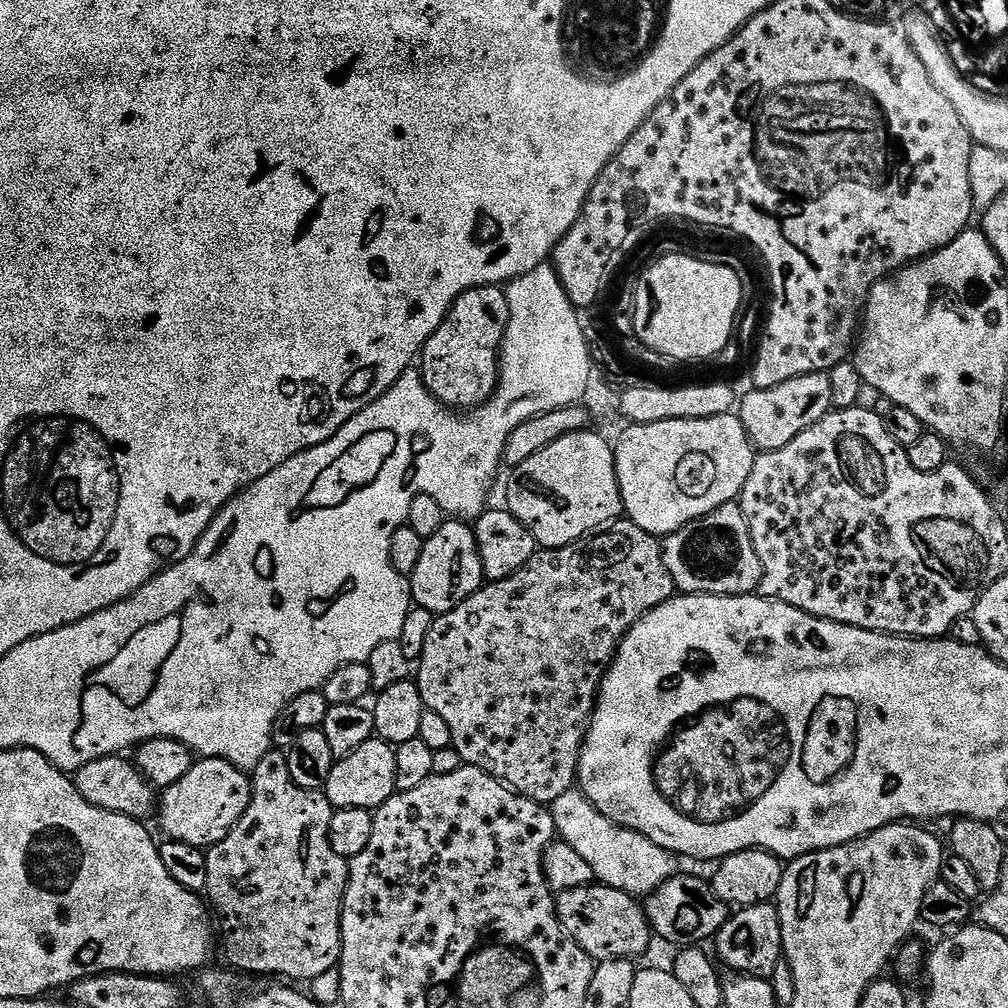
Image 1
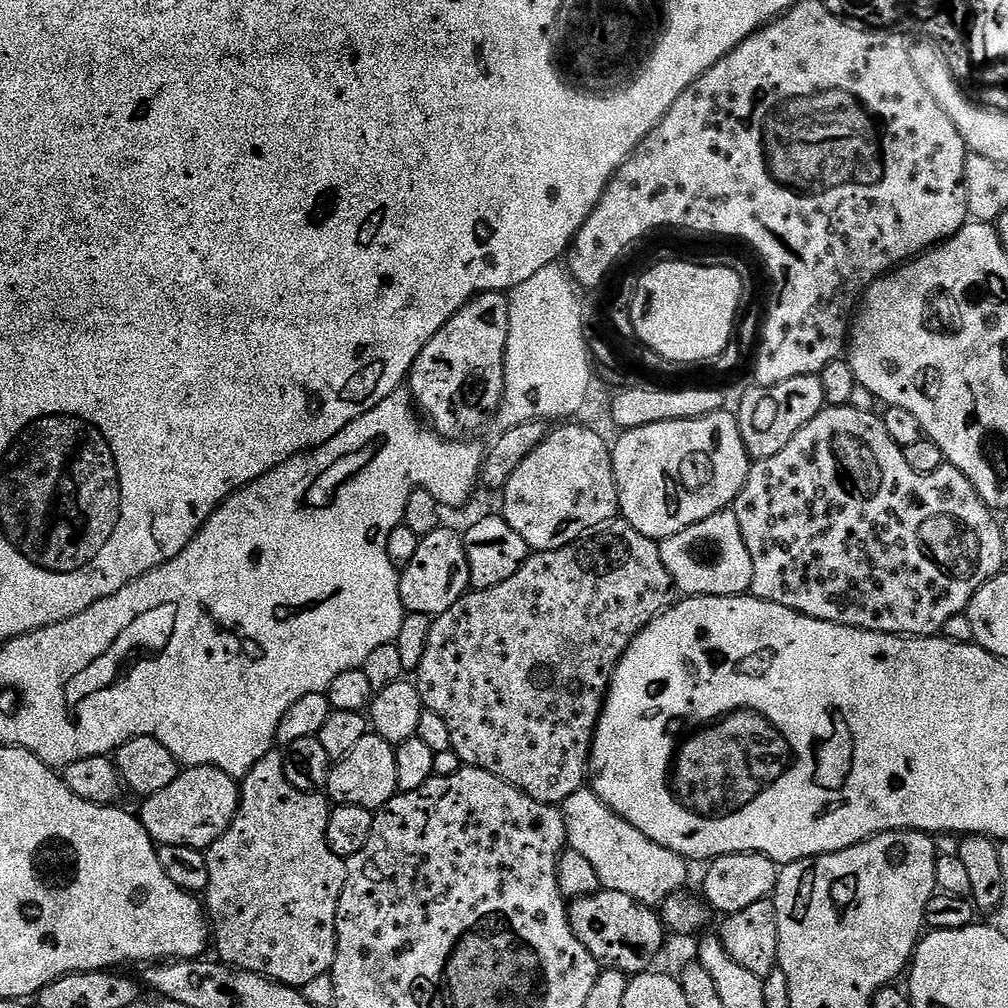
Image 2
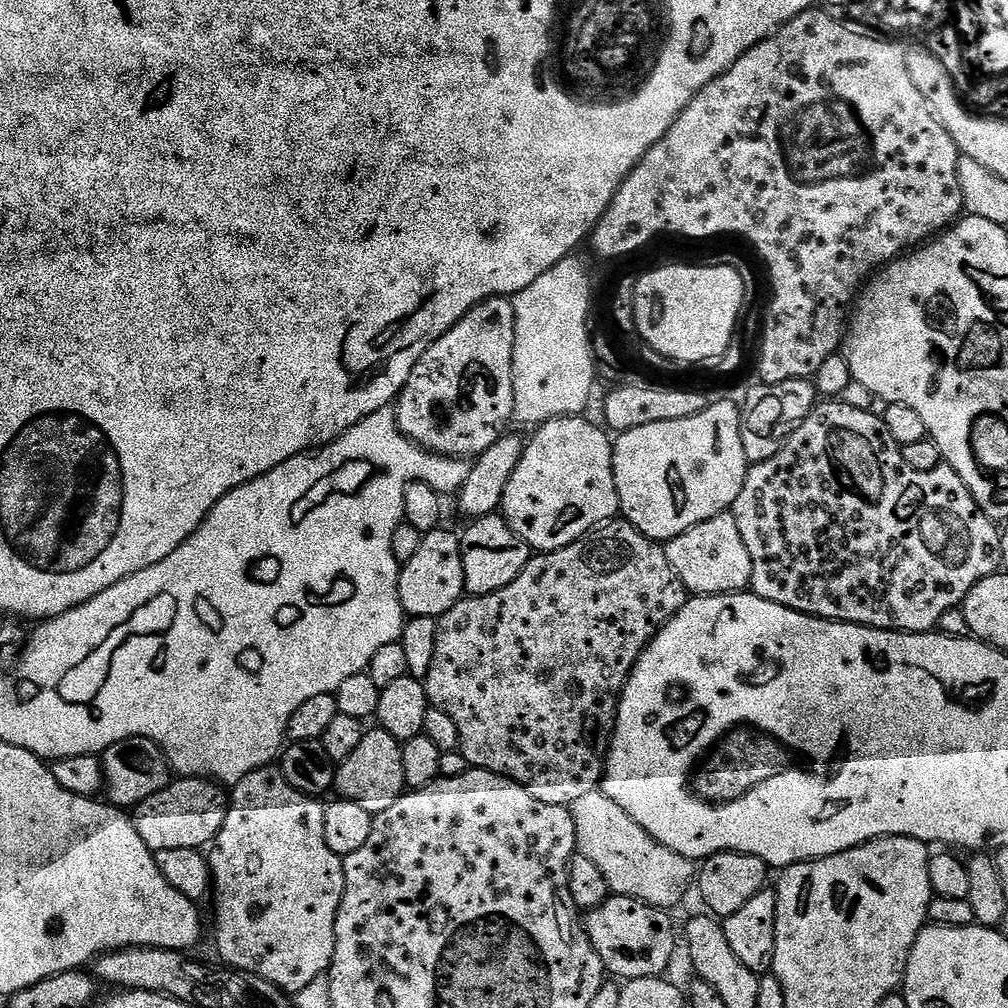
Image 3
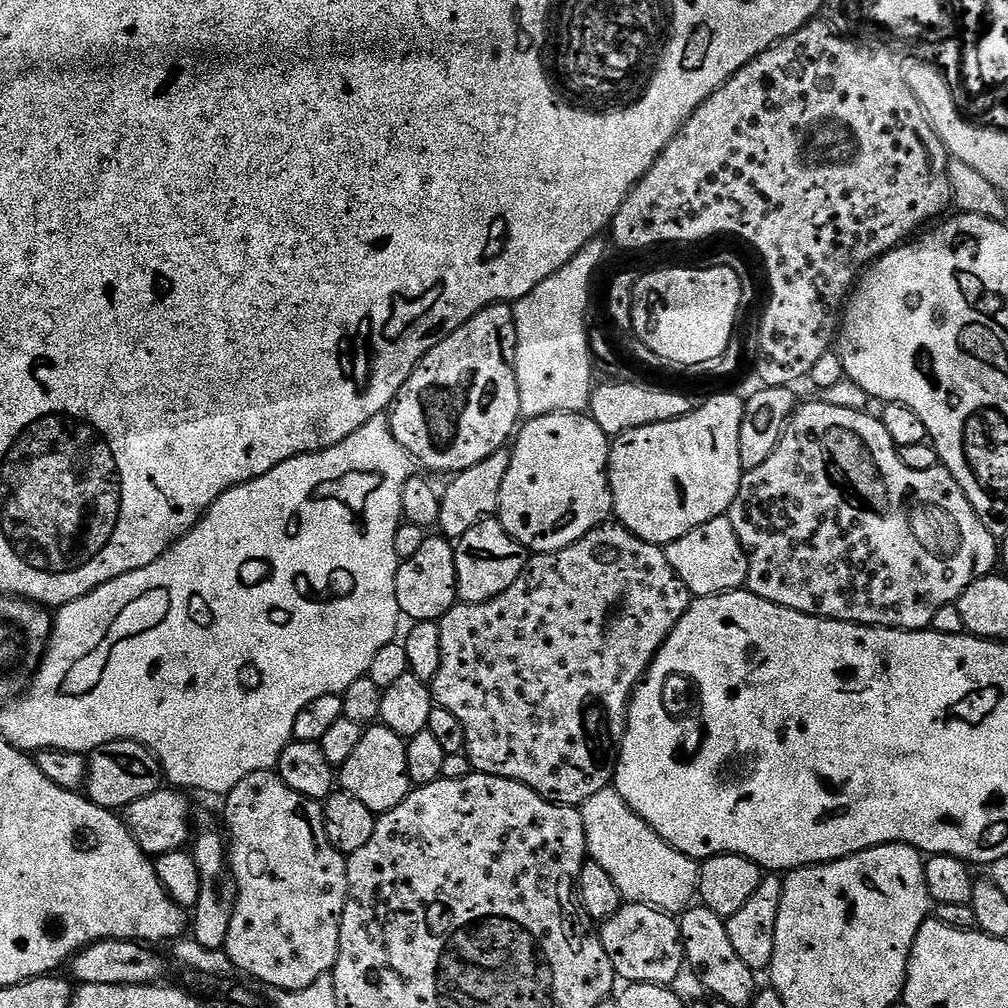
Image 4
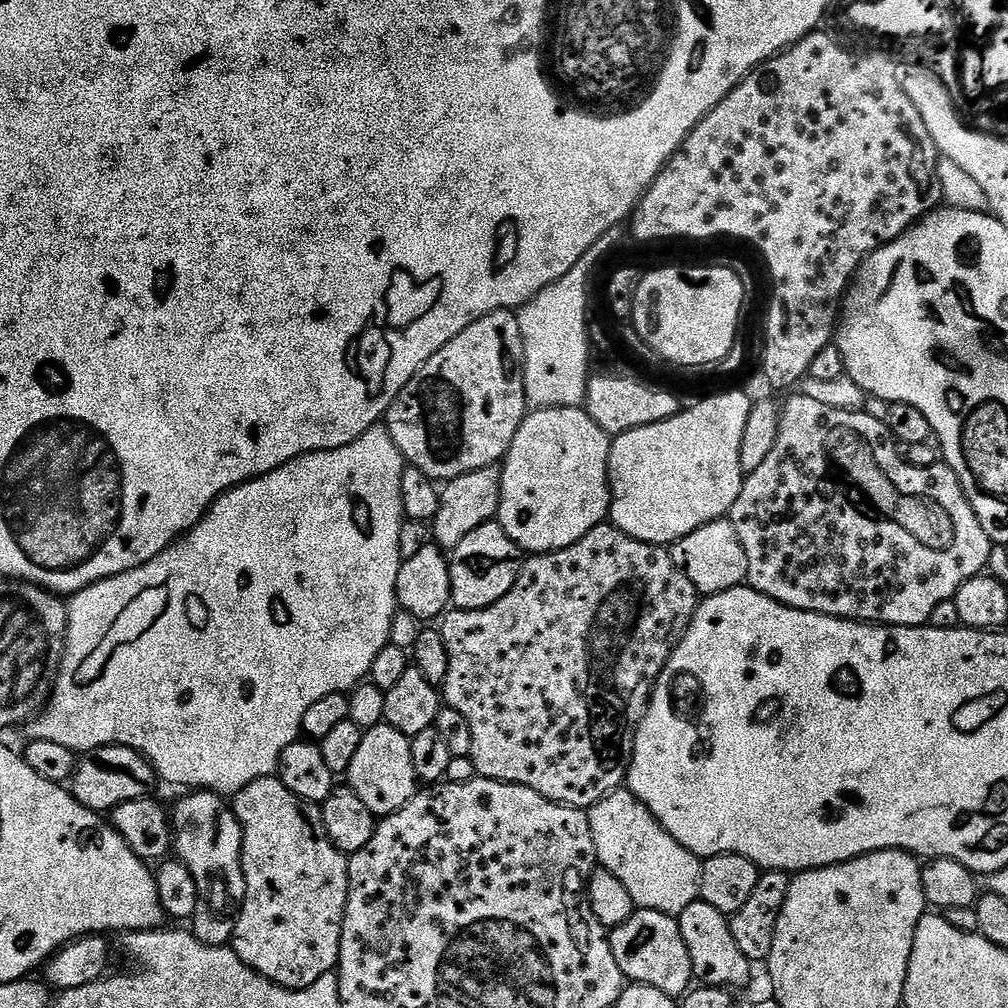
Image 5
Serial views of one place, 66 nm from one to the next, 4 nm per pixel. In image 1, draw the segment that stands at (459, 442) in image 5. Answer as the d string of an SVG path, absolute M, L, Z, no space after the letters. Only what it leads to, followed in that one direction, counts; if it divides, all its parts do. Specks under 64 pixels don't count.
M487 284L463 292L422 353L422 375L430 394L453 410L471 410L487 404L500 378L500 347L509 322L510 302L503 287Z

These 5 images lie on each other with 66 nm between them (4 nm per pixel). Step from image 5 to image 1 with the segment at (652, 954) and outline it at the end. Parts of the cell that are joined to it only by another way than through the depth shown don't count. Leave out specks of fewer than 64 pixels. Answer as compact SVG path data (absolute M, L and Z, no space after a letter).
M593 882L566 890L556 896L556 913L565 934L594 961L631 960L635 961L654 941L654 933L648 925L641 901L622 890Z

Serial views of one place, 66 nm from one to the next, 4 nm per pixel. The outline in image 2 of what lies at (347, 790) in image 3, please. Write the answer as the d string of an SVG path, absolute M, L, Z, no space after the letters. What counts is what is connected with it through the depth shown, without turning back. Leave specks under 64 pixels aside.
M375 734L364 736L362 742L358 742L358 746L354 746L354 750L350 750L350 754L346 754L346 758L333 763L326 795L329 801L336 806L345 804L346 806L362 806L373 810L383 808L386 802L390 802L398 795L398 762L394 745Z

